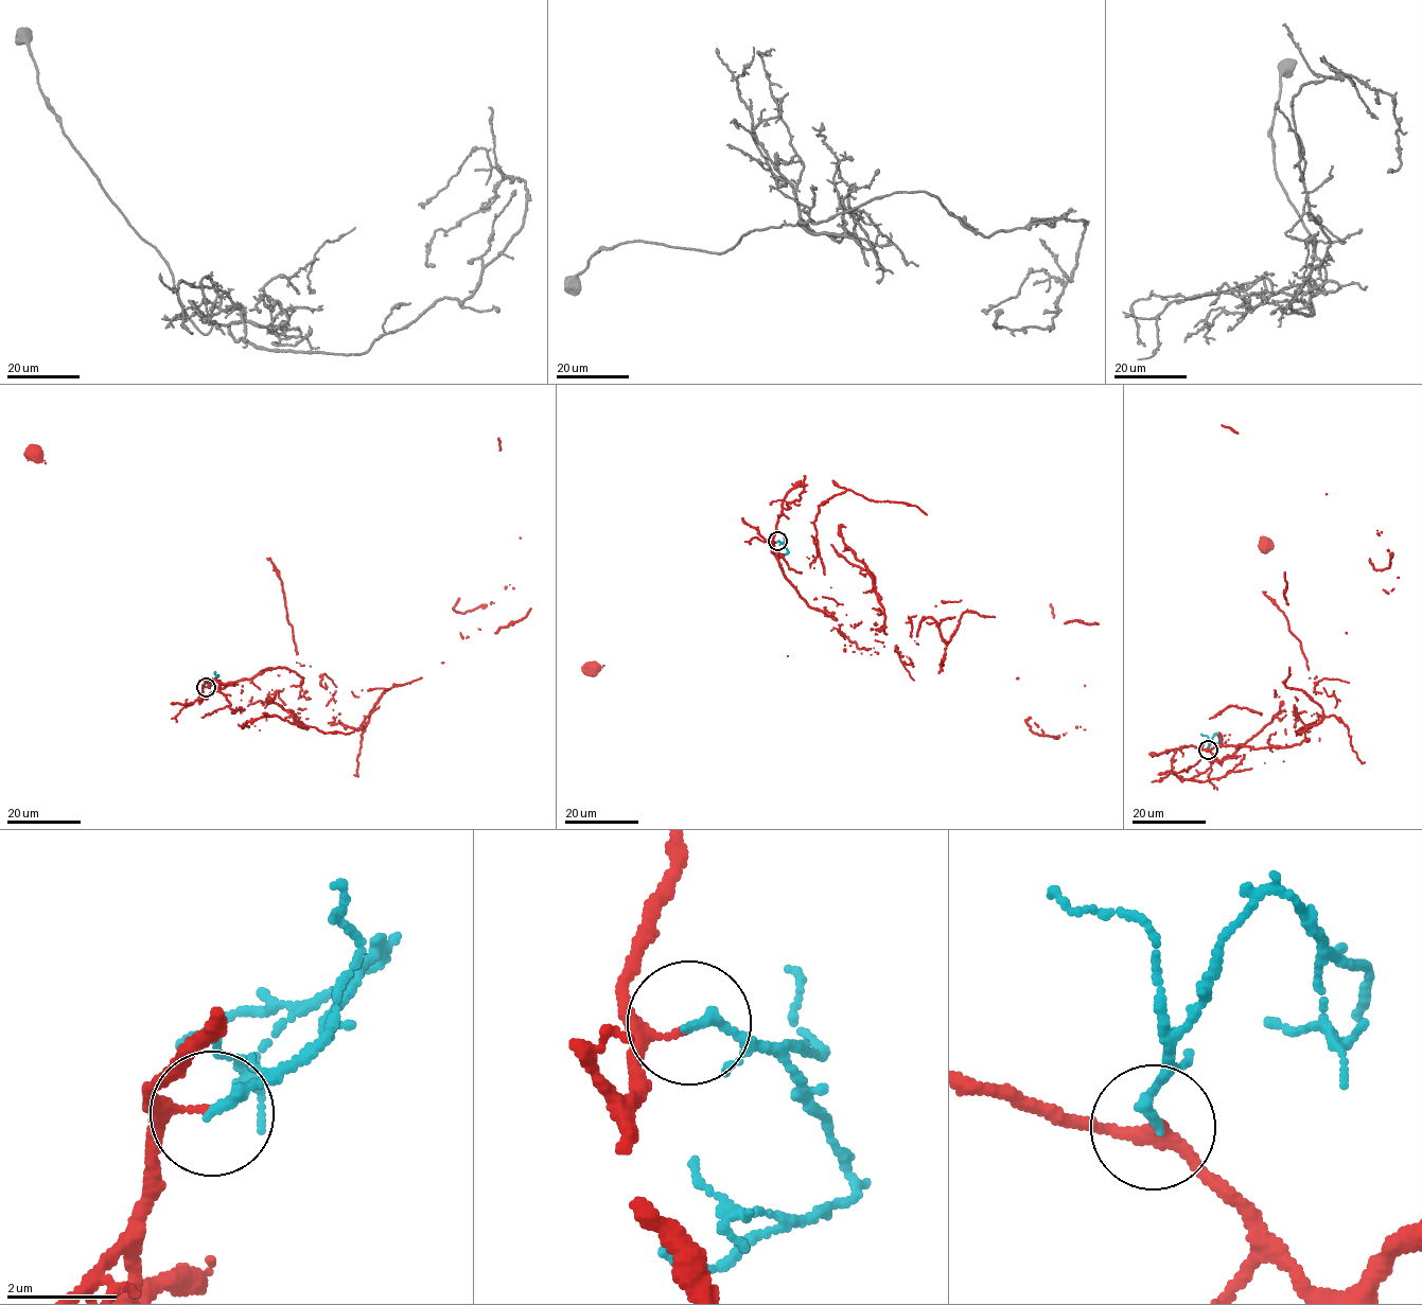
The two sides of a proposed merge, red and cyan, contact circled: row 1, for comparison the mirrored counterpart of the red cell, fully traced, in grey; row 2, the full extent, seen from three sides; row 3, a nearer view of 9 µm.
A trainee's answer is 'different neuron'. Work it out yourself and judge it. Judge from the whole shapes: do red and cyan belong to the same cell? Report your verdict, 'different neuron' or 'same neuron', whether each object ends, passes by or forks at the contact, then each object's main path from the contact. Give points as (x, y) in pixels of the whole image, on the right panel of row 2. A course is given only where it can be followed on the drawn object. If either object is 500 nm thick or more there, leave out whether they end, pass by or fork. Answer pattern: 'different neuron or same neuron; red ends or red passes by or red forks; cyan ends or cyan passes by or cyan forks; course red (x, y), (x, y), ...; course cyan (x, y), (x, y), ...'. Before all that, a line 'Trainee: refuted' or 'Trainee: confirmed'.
Trainee: confirmed
different neuron; red passes by; cyan ends; course red (1208, 750), (1223, 760), (1262, 728), (1265, 543); course cyan (1208, 750), (1215, 734), (1221, 746)

